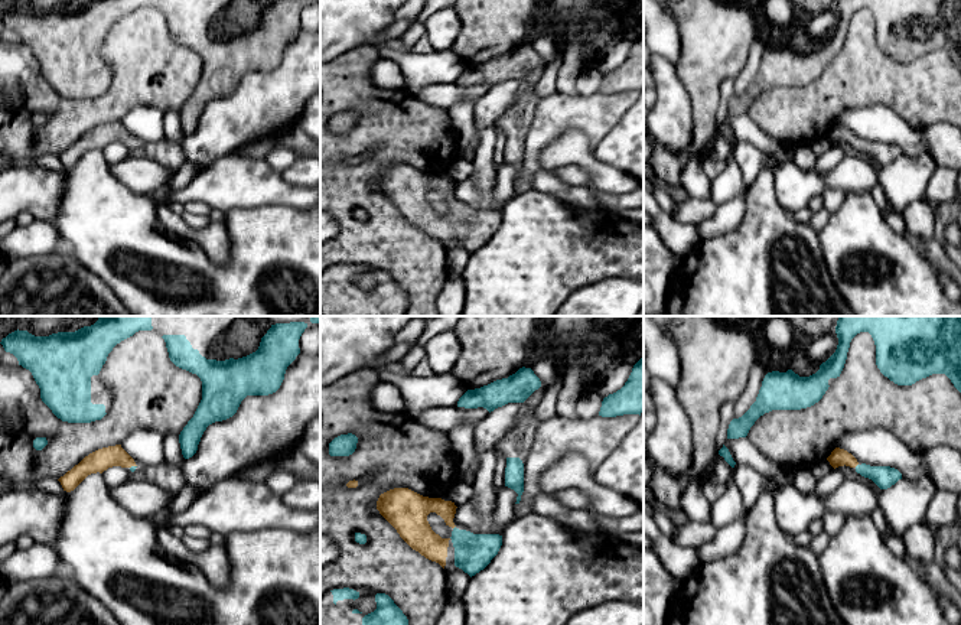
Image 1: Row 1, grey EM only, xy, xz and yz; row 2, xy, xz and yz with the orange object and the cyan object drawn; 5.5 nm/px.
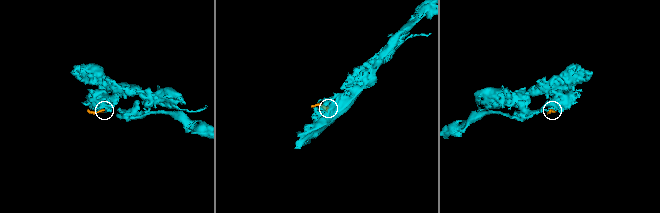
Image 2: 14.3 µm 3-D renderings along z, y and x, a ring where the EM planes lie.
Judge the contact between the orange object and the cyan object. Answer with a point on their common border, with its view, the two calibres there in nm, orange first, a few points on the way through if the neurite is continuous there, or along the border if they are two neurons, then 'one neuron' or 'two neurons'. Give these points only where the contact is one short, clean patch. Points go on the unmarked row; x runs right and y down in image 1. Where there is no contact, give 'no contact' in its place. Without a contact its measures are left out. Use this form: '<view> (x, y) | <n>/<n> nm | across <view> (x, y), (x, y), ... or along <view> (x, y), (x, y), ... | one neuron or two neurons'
yz (856, 142) | 100/120 nm | across yz (839, 133), (856, 142), (883, 153) | one neuron

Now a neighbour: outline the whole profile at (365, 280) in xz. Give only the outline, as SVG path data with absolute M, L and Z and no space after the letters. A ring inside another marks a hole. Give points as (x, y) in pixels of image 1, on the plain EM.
M359 270L359 274L354 277L355 286L368 292L377 286L375 271Z

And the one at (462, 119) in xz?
M466 100L457 102L453 108L449 110L452 127L456 133L457 146L462 149L462 156L466 160L473 160L473 146L475 146L475 117L473 108L478 100Z

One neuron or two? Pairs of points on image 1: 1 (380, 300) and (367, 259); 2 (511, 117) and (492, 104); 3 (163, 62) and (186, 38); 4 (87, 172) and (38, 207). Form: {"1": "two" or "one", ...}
{"1": "two", "2": "two", "3": "two", "4": "two"}

